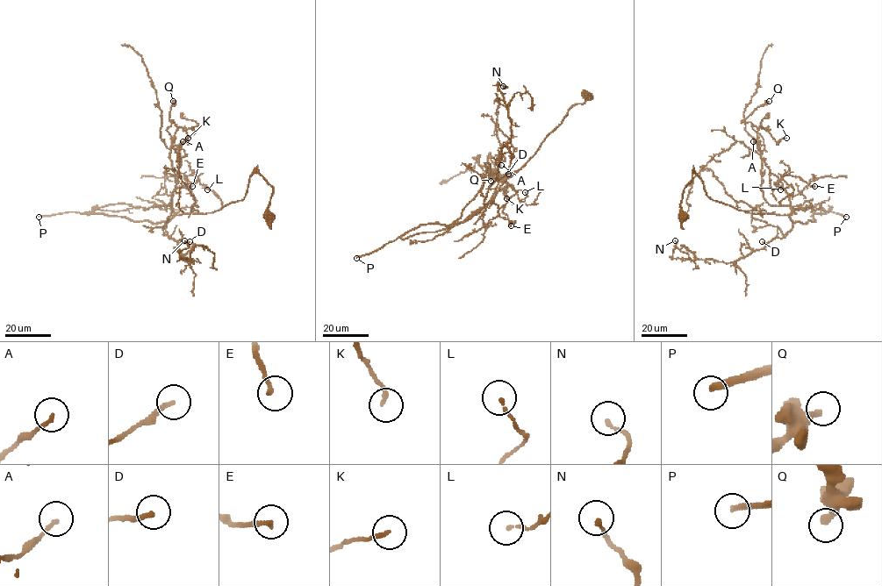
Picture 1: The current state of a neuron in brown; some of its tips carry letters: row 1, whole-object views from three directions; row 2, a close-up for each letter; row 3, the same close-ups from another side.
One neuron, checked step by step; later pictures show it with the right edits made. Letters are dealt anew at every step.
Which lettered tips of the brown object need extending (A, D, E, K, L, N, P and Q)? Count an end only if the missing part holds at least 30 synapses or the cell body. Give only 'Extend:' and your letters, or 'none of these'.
Extend: D, P

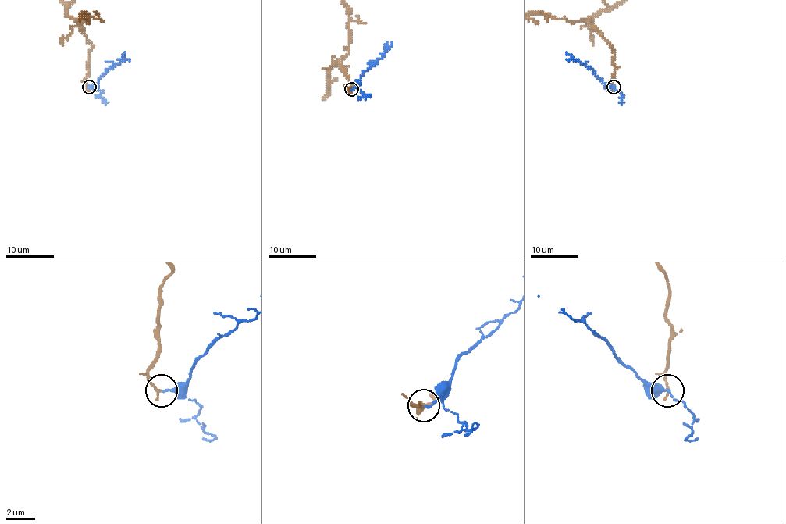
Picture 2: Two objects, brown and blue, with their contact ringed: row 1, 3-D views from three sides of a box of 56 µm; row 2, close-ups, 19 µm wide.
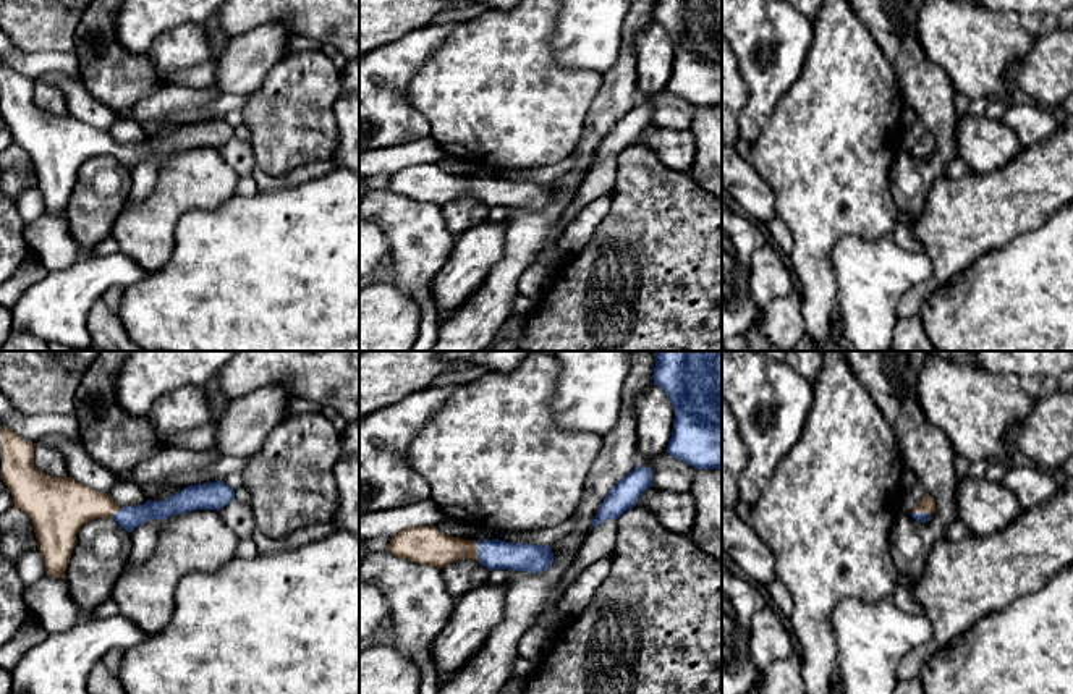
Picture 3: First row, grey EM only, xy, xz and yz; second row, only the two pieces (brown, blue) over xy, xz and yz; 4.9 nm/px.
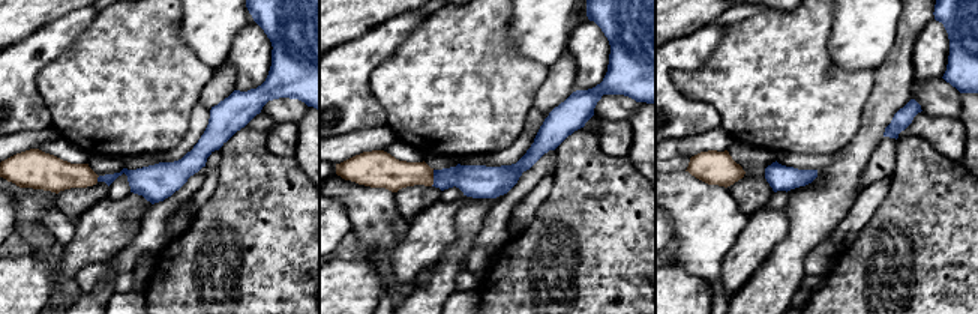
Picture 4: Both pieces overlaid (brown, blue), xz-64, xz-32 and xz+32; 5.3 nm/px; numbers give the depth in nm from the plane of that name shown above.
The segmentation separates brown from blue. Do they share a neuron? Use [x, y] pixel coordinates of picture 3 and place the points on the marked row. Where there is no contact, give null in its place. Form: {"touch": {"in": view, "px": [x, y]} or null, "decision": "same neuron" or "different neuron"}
{"touch": {"in": "xz", "px": [476, 550]}, "decision": "same neuron"}

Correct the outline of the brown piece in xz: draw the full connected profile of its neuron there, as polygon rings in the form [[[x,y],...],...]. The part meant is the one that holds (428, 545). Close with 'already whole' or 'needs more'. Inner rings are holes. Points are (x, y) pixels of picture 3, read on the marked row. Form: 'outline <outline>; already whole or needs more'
outline [[[435,526],[408,527],[392,535],[387,550],[411,563],[442,569],[456,560],[469,558],[490,569],[542,573],[553,563],[549,545],[510,544],[505,540],[464,540],[445,535]]]; needs more

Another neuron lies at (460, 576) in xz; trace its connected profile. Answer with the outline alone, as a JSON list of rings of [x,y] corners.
[[[463,558],[442,569],[448,592],[458,599],[463,594],[482,586],[487,581],[489,569],[476,560]]]

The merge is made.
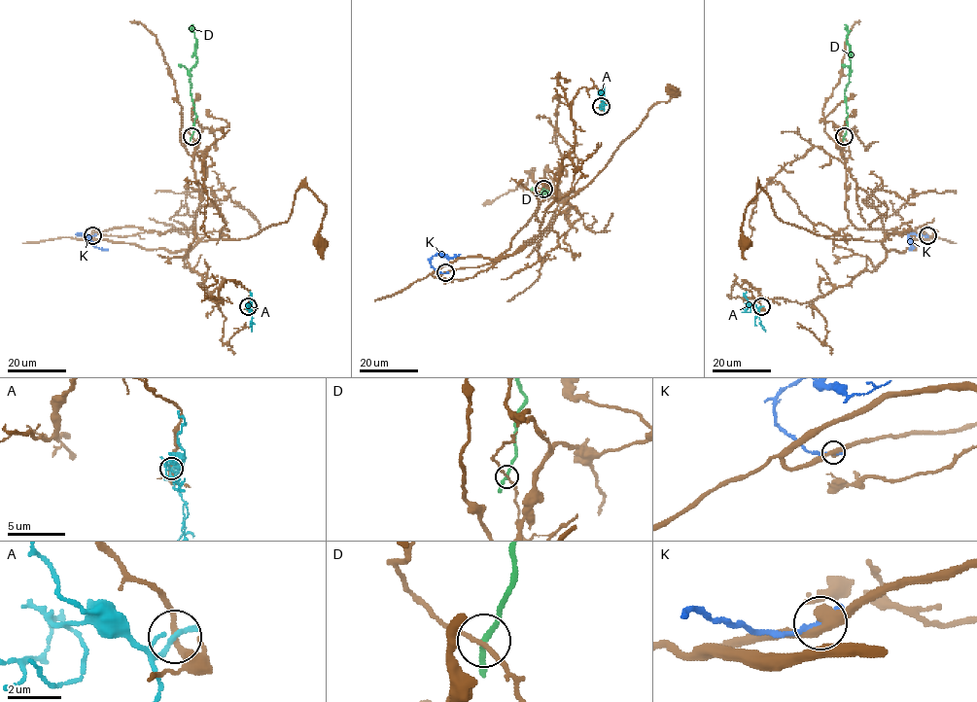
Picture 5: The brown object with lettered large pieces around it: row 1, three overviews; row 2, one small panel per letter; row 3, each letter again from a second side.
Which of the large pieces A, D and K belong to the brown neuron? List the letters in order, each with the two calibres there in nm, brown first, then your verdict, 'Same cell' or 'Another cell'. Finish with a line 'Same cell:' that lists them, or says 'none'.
A: Thickness 180 nm (brown) against 260 nm. Another cell
D: Thickness 140 nm (brown) against 200 nm. Another cell
K: Thickness 440 nm (brown) against 240 nm. Another cell
Same cell: none

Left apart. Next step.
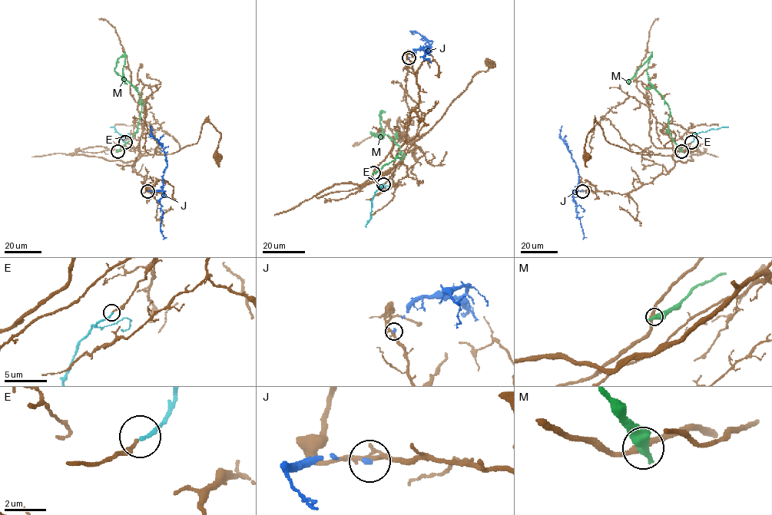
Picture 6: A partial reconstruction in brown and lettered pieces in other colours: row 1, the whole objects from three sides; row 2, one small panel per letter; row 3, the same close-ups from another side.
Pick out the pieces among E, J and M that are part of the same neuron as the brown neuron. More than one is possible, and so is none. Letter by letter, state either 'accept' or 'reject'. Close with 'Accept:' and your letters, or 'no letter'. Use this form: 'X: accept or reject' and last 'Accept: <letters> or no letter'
E: accept
J: reject
M: reject
Accept: E

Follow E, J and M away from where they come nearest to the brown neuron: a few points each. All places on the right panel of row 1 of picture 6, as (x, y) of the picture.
E: (690, 142), (700, 132), (728, 127)
J: (582, 191), (574, 191), (579, 175), (571, 153), (560, 137), (561, 127)
M: (681, 151), (668, 129), (668, 105), (649, 82), (647, 70), (651, 54), (628, 84)

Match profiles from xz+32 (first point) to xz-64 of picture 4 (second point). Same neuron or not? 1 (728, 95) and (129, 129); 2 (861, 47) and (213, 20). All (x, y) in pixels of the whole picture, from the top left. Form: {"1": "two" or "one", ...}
{"1": "one", "2": "one"}

